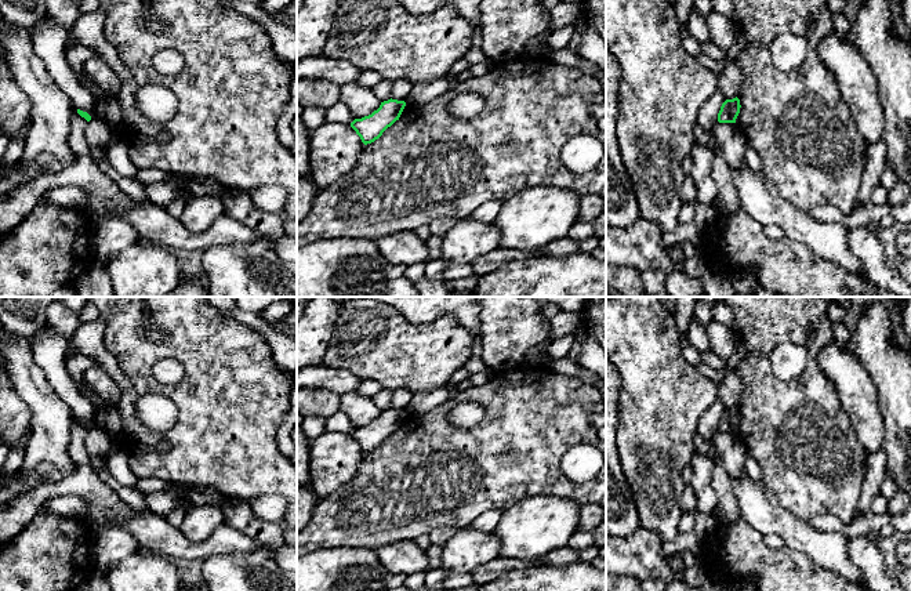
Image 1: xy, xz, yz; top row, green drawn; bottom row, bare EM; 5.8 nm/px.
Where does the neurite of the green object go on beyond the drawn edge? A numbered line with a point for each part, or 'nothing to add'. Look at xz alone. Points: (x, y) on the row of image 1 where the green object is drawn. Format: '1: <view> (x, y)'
nothing to add

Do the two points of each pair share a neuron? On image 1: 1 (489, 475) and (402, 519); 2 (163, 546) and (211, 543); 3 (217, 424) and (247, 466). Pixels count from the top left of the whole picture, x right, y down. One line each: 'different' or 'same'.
1: same
2: same
3: same

